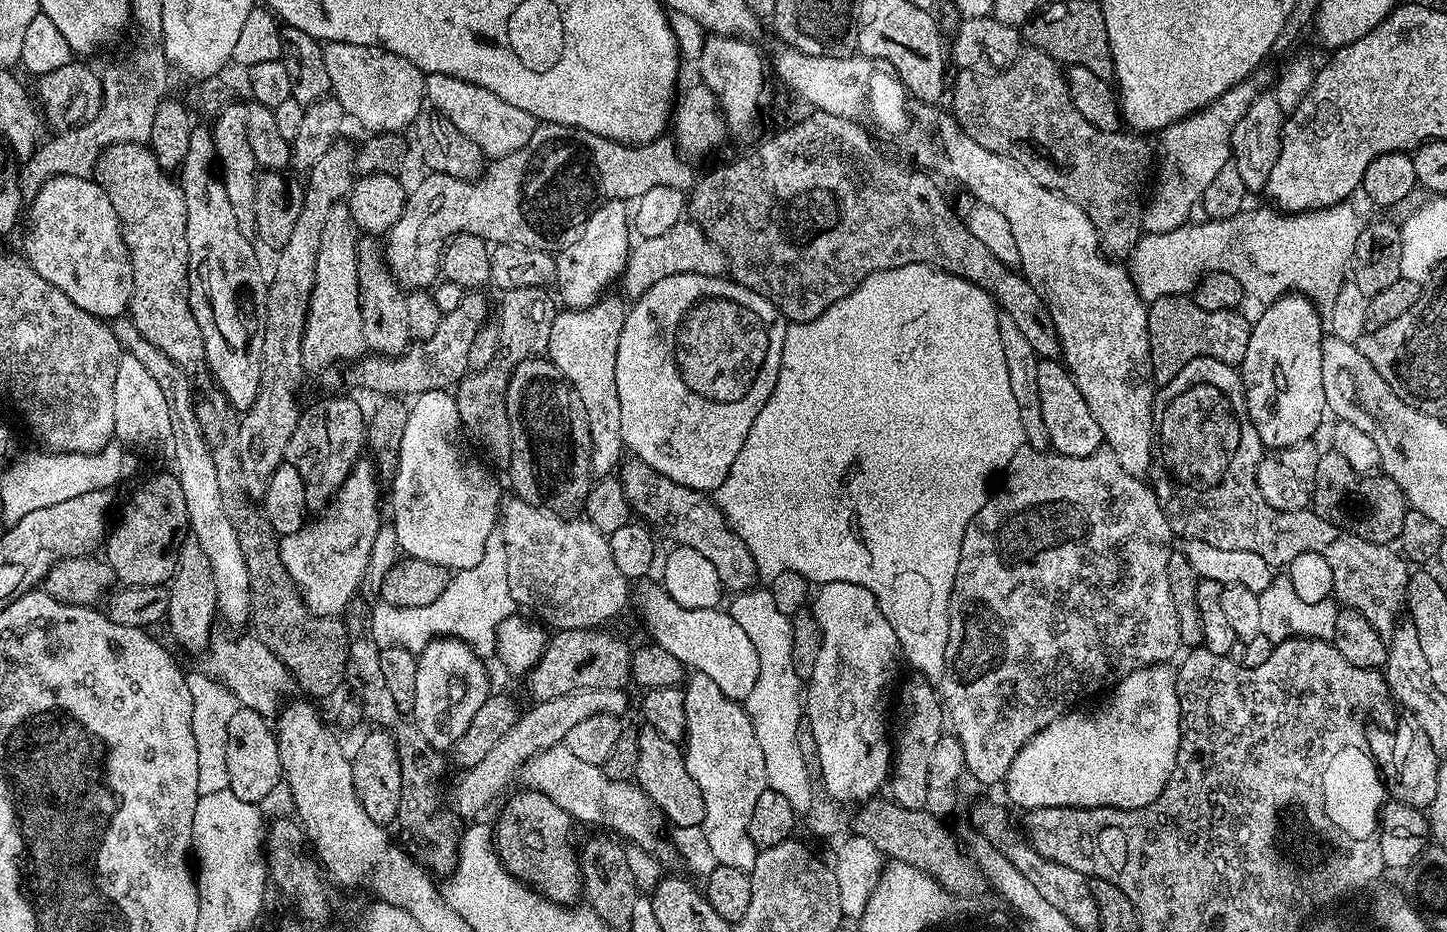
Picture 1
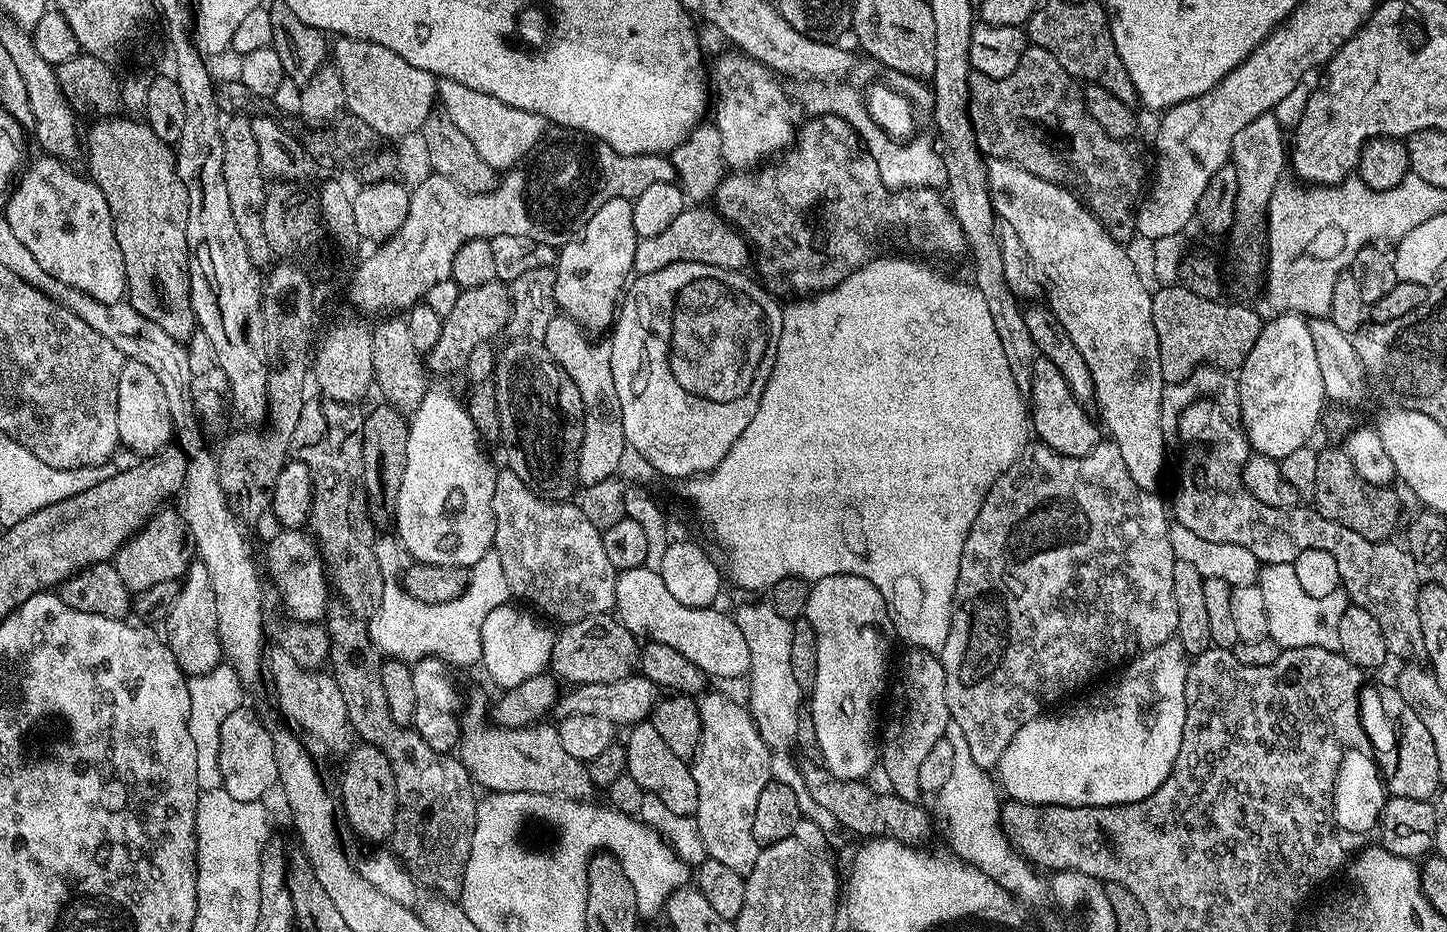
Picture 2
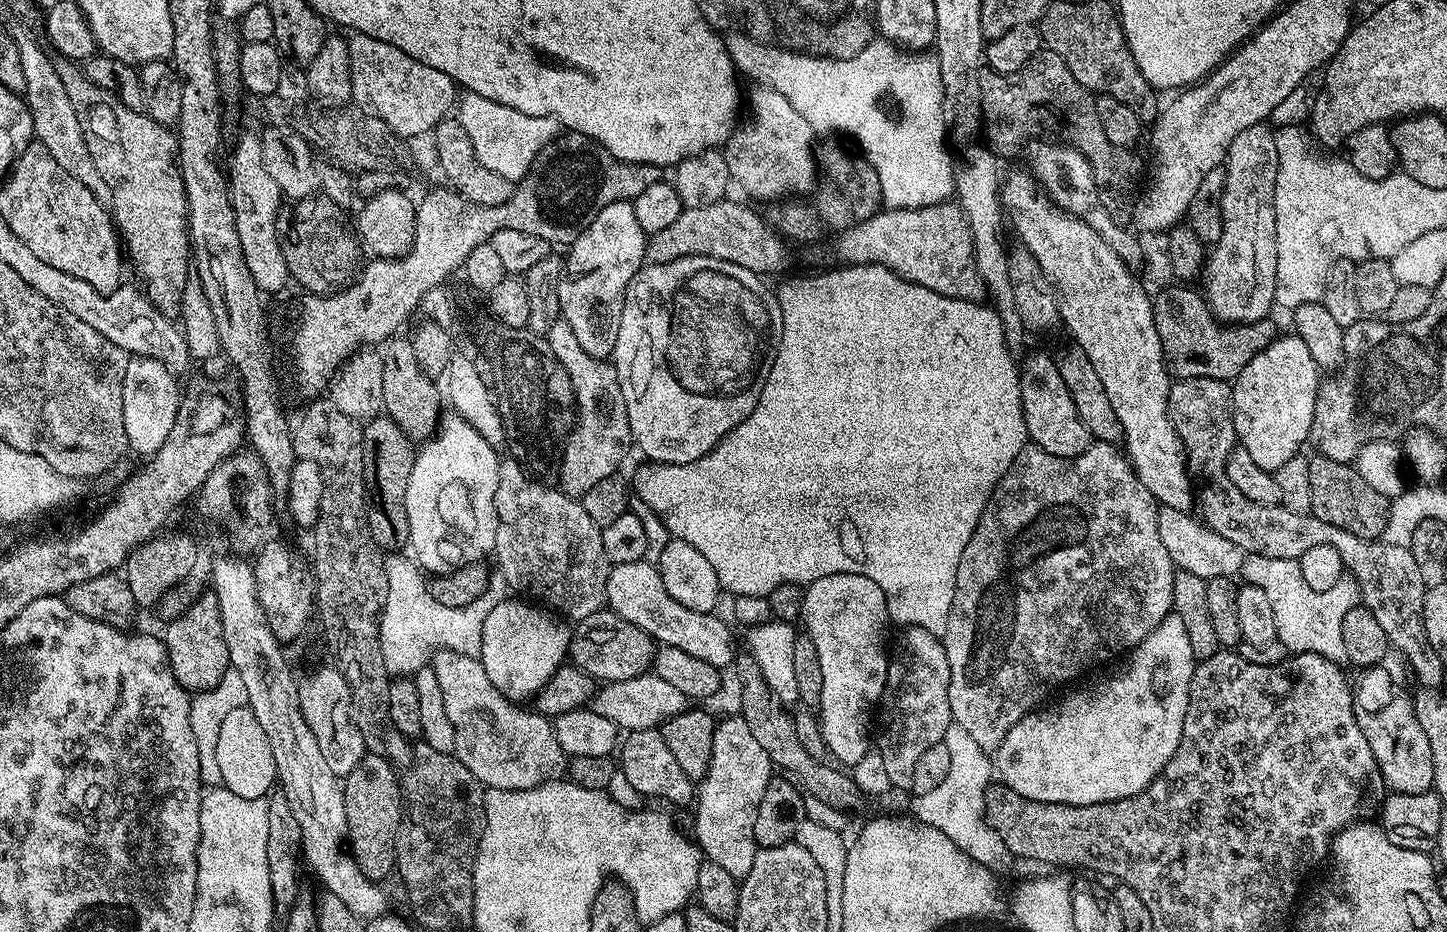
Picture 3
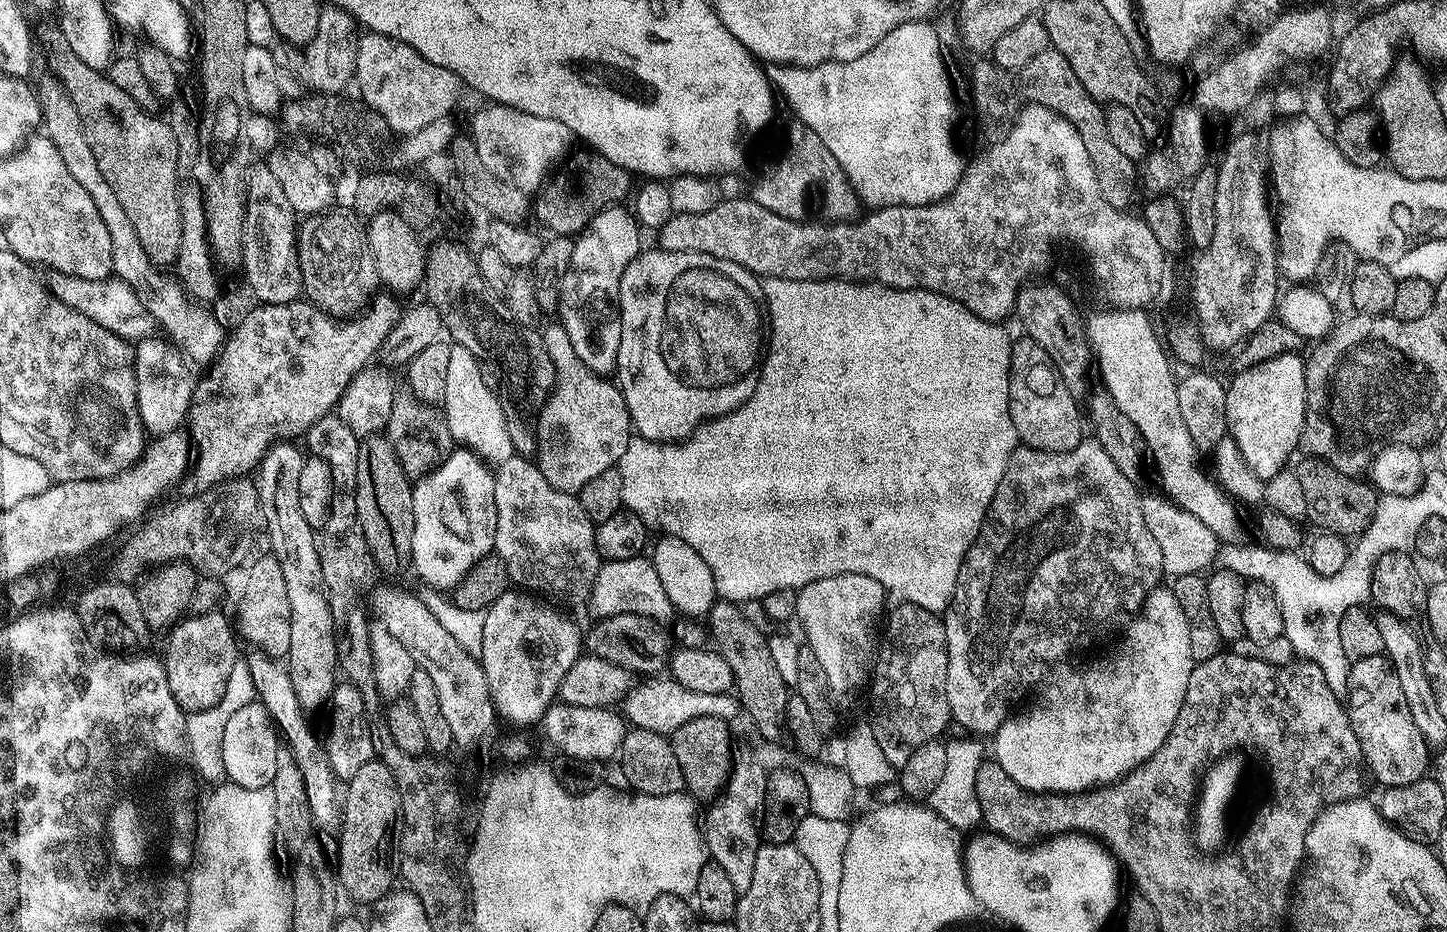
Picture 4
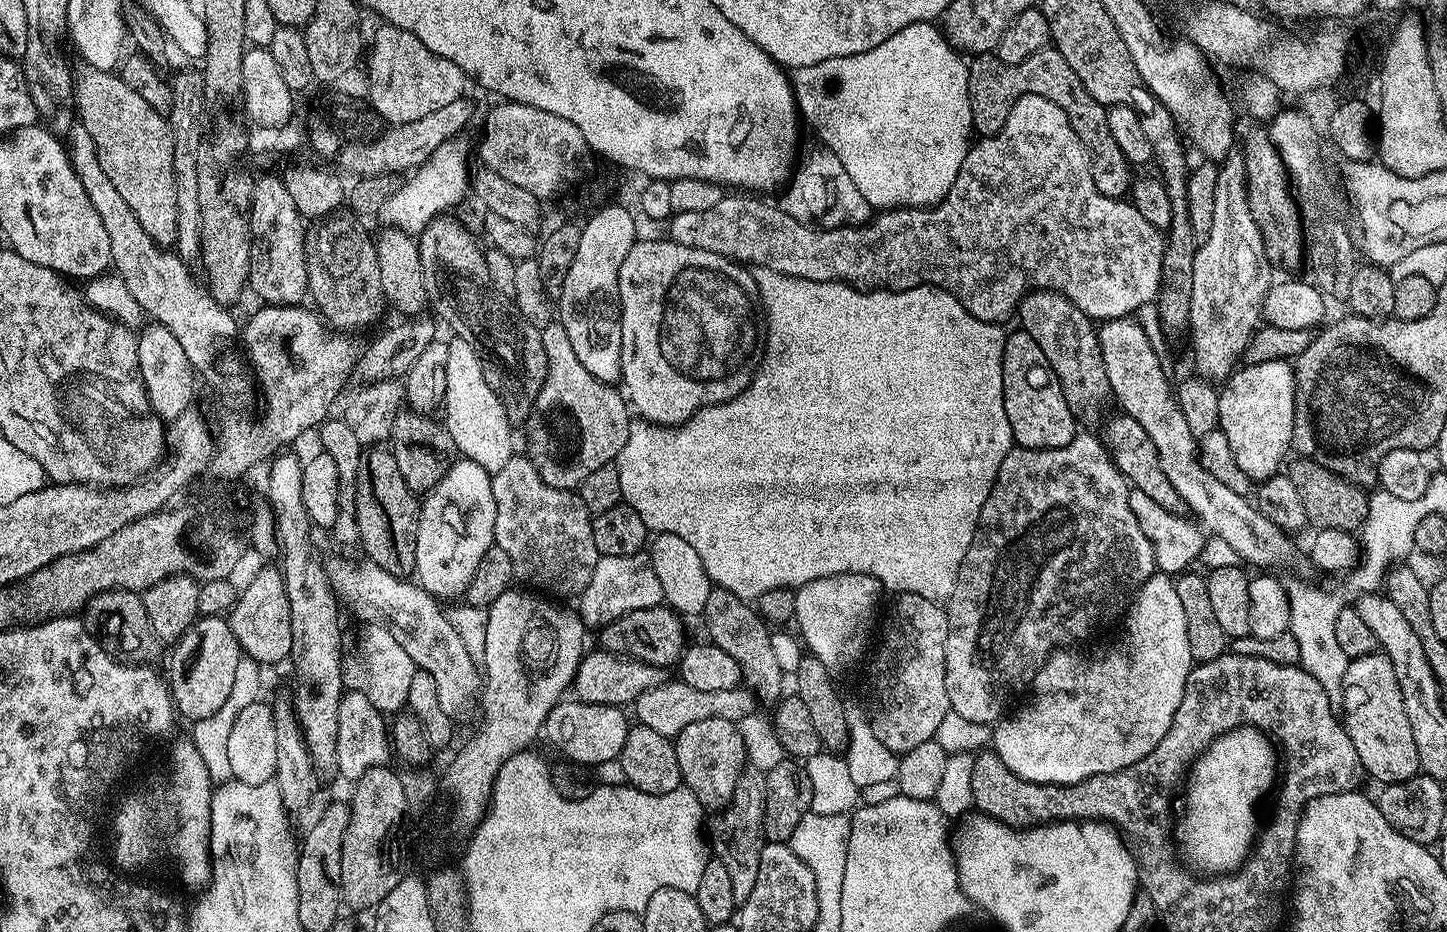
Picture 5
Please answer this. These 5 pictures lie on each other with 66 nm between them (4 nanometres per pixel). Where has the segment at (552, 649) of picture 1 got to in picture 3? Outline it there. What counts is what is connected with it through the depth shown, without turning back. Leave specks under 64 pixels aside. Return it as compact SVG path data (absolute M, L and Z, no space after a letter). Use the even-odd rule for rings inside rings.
M601 610L590 614L586 619L579 621L575 625L574 631L570 636L568 656L575 667L581 668L593 680L611 682L614 680L629 680L635 676L645 675L653 667L657 647L657 641L650 634L646 634L646 630L626 622L626 618L622 618L618 614Z

